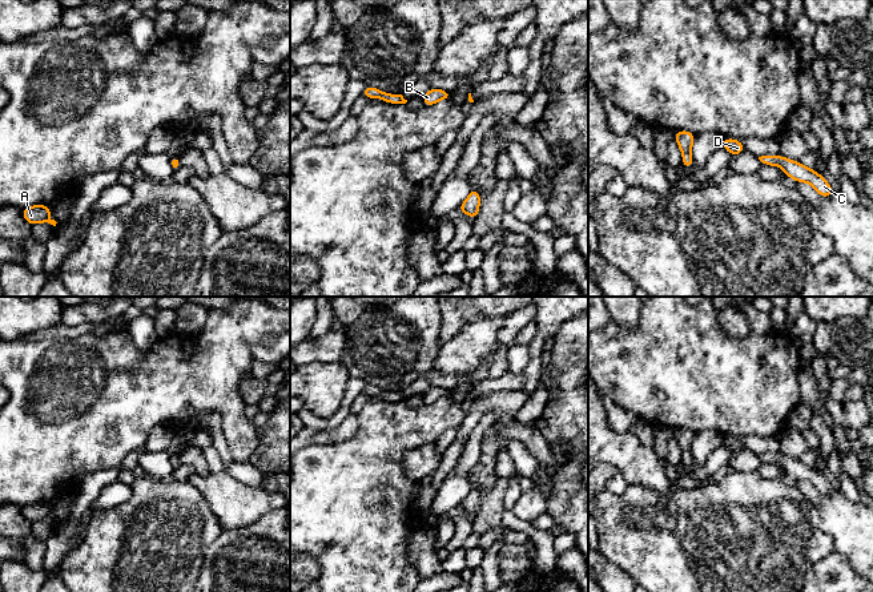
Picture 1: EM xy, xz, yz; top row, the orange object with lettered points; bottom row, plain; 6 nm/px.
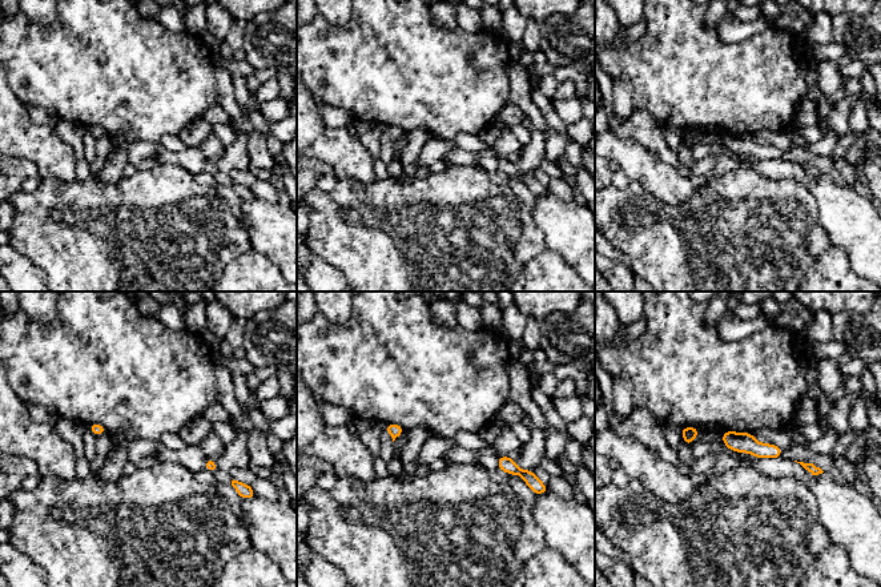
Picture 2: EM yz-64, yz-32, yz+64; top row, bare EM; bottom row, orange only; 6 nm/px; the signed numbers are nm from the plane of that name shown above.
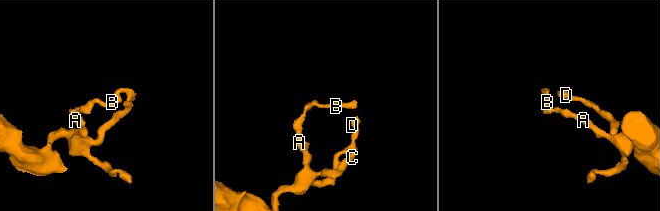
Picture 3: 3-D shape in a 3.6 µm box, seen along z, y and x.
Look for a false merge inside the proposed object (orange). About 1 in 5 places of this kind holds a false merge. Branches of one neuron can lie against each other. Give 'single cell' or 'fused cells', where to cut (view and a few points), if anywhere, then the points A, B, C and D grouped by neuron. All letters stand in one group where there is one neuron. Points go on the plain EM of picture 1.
single cell; cut none; groups A B C D

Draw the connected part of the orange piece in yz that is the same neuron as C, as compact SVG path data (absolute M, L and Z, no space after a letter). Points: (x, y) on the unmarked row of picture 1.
M780 452L761 454L759 458L767 464L780 464L785 470L785 474L796 478L798 482L809 480L822 496L832 494L834 490L821 472L813 470L812 466L804 464L800 459L794 460L786 455L781 455Z

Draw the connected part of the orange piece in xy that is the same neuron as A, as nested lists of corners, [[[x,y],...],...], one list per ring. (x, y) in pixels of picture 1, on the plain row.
[[[35,503],[21,508],[23,515],[32,524],[40,520],[48,520],[56,524],[56,519],[49,516],[51,506],[45,503]]]

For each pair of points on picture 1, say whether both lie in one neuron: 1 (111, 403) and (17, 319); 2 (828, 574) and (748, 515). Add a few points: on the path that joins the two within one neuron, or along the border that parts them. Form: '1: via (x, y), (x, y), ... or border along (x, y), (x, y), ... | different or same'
1: border along (19, 338), (13, 342) | different
2: border along (835, 550), (820, 559), (804, 578) | different

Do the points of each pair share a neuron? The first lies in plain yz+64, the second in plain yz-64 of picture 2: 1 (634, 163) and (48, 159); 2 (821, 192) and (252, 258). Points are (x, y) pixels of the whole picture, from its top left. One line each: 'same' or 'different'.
1: same
2: different

